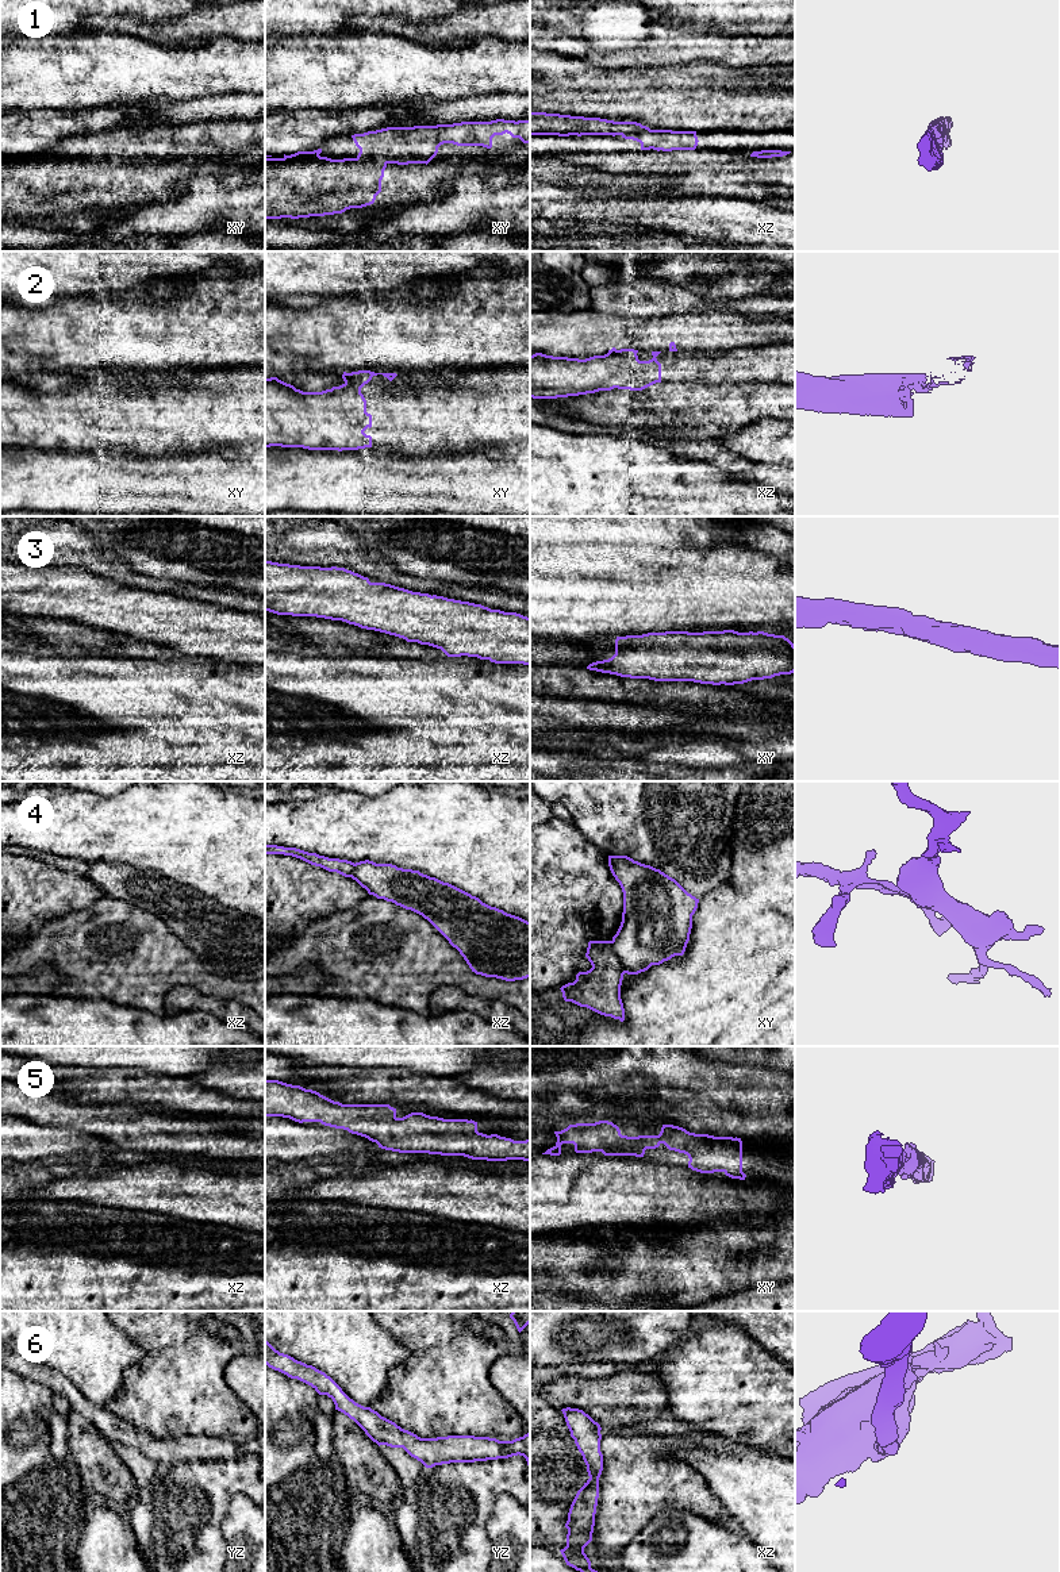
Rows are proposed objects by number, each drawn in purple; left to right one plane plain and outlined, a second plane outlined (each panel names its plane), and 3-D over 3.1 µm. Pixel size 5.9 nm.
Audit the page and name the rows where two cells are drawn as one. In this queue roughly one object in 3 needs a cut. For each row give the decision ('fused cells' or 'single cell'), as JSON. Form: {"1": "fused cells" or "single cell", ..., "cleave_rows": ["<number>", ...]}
{"1": "single cell", "2": "fused cells", "3": "single cell", "4": "fused cells", "5": "single cell", "6": "single cell", "cleave_rows": ["2", "4"]}

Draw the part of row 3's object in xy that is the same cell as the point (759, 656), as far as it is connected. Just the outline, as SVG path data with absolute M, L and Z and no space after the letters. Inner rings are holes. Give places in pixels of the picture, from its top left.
M665 631L617 637L615 654L592 662L589 670L654 681L694 681L734 685L795 672L795 645L784 635L764 631Z

